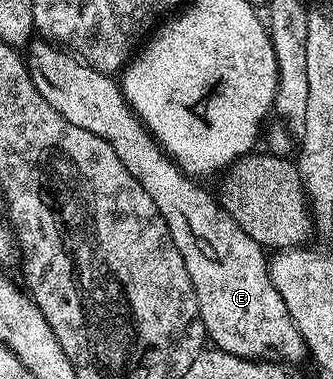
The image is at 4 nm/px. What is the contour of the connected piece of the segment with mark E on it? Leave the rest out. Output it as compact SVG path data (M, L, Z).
M34 38L26 48L25 60L34 86L41 92L42 98L54 110L61 111L69 123L77 123L77 127L85 127L85 131L93 131L101 139L108 141L117 151L117 159L125 163L129 175L149 191L149 195L161 211L175 246L181 251L185 265L193 279L195 294L199 300L199 314L212 346L224 349L238 357L252 359L274 359L279 363L299 361L308 356L307 344L299 334L295 321L289 315L289 307L285 307L285 299L277 291L271 278L269 257L265 249L258 245L237 225L237 220L229 215L220 198L202 189L196 178L186 174L162 149L158 141L151 136L147 126L140 121L125 100L120 84L110 75L97 71L91 65L78 58L74 53L44 38Z

